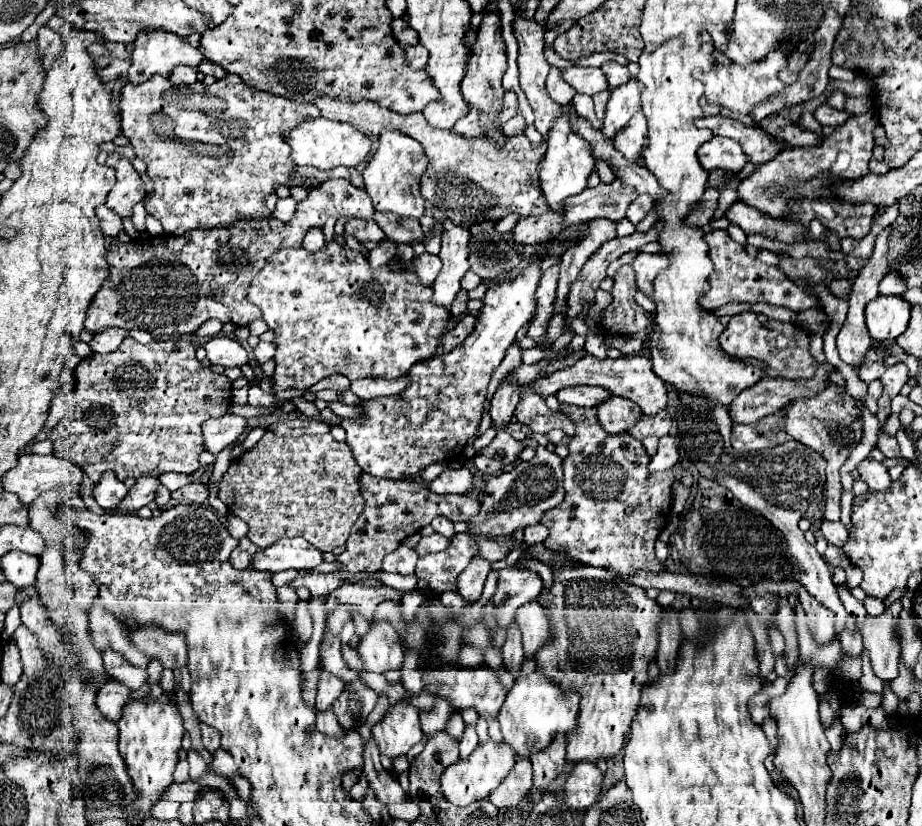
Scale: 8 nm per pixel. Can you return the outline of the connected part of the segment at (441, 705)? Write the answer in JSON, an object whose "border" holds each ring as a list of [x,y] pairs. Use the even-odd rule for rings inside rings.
{"border":[[[435,694],[435,704],[433,708],[427,712],[427,710],[421,710],[419,712],[419,720],[421,720],[421,730],[427,734],[427,736],[433,736],[435,732],[439,730],[445,730],[447,722],[451,720],[451,714],[455,712],[455,708],[449,704],[447,698]]]}

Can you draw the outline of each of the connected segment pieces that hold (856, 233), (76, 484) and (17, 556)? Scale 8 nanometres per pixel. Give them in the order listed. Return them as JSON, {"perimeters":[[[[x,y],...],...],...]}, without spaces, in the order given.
{"perimeters":[[[[867,110],[859,116],[849,116],[841,128],[835,128],[831,136],[827,136],[819,146],[805,146],[805,148],[785,148],[773,160],[755,168],[751,176],[747,176],[739,184],[739,198],[759,208],[761,212],[773,218],[787,218],[809,224],[817,218],[823,226],[837,232],[839,238],[863,238],[871,228],[871,218],[875,212],[873,204],[849,206],[831,194],[831,182],[839,178],[861,178],[869,172],[869,160],[873,156],[875,138],[873,132],[879,126],[877,112]]],[[[21,454],[17,466],[9,470],[1,482],[3,488],[15,492],[23,504],[31,504],[39,494],[61,486],[81,492],[81,478],[83,470],[65,458],[57,458],[53,454]]],[[[9,552],[1,558],[1,570],[7,578],[17,588],[27,588],[35,584],[35,576],[39,570],[39,558],[21,554],[21,552]]]]}

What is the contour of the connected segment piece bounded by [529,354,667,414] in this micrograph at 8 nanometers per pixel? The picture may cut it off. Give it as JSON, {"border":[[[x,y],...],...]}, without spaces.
{"border":[[[585,354],[581,360],[577,360],[577,364],[569,366],[569,368],[561,368],[545,378],[539,378],[535,382],[531,382],[529,386],[535,392],[541,392],[541,396],[551,396],[557,390],[565,388],[565,386],[575,386],[575,384],[593,384],[593,386],[603,386],[607,392],[615,394],[615,396],[623,396],[633,400],[635,404],[641,406],[643,414],[657,414],[657,410],[665,408],[667,404],[667,386],[661,378],[655,376],[655,372],[651,370],[651,360],[649,356],[619,356],[619,358],[595,358],[593,354]]]}

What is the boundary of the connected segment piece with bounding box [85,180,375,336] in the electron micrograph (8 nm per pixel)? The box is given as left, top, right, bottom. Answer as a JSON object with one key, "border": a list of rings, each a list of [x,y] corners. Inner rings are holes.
{"border":[[[327,180],[321,186],[313,188],[309,196],[298,204],[294,219],[281,222],[277,218],[267,220],[241,220],[231,224],[229,228],[215,228],[215,230],[191,230],[185,238],[183,236],[157,236],[157,238],[143,238],[131,240],[127,244],[113,242],[107,250],[109,262],[109,278],[95,294],[87,318],[85,328],[93,334],[103,332],[109,326],[119,326],[125,330],[149,330],[153,336],[171,336],[171,334],[191,334],[199,330],[199,326],[209,320],[217,318],[221,322],[233,322],[237,326],[245,326],[257,318],[261,318],[261,310],[249,302],[247,292],[253,276],[269,262],[273,252],[281,250],[284,246],[301,248],[305,234],[311,228],[323,228],[329,216],[343,218],[363,218],[371,220],[375,208],[369,196],[353,186],[349,180]]]}

